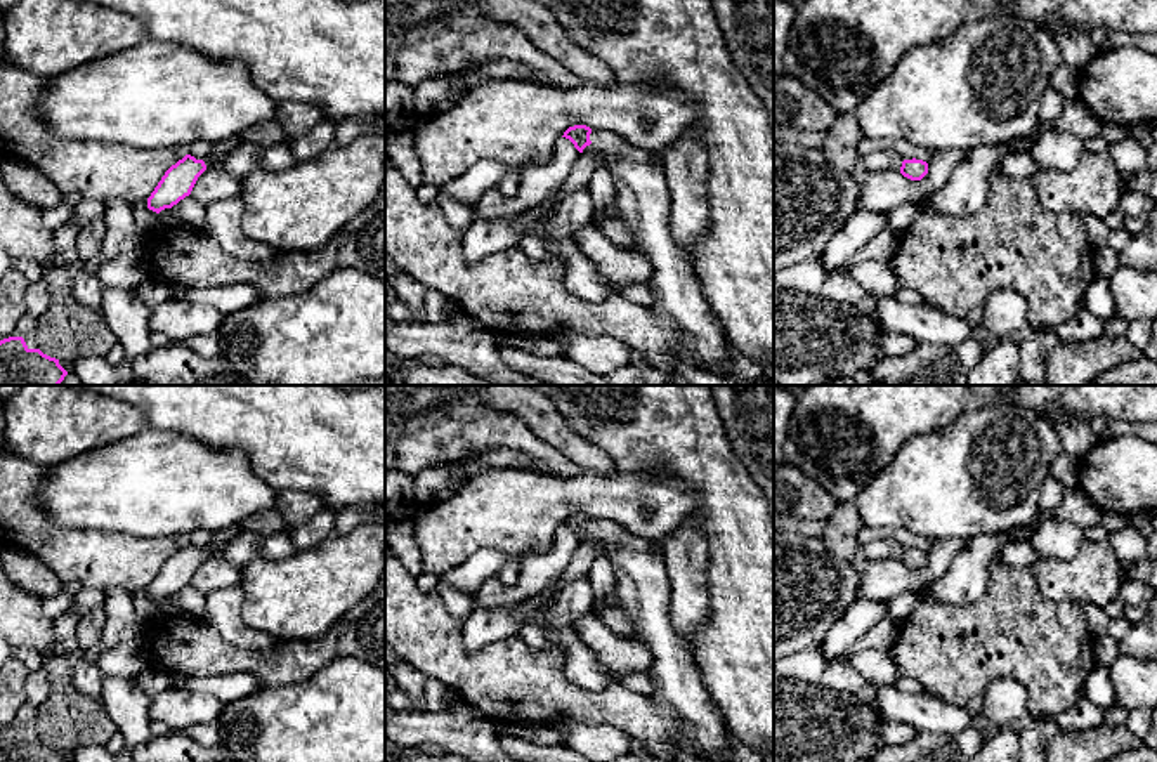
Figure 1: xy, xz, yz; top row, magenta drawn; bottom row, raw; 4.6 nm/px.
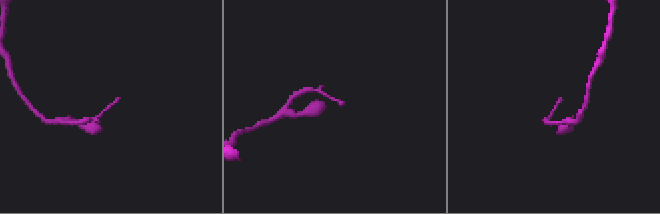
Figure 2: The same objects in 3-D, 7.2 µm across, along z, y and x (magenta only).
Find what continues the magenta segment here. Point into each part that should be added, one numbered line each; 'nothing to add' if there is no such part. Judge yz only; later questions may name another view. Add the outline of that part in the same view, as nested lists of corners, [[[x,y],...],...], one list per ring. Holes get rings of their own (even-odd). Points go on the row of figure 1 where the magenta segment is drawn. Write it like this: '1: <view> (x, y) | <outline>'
nothing to add

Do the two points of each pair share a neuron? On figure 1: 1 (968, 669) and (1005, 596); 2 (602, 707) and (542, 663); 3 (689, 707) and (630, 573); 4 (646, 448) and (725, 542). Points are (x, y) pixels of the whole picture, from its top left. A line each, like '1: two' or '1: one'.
1: one
2: one
3: one
4: one

